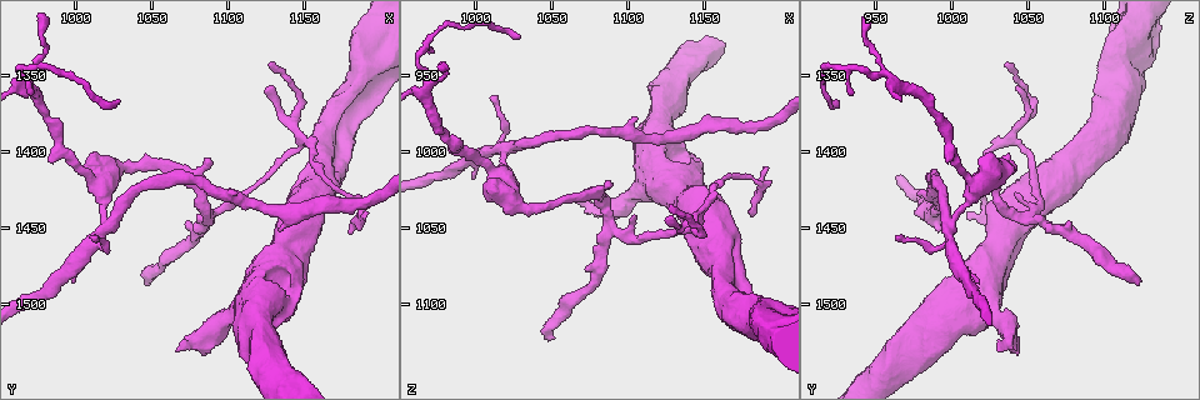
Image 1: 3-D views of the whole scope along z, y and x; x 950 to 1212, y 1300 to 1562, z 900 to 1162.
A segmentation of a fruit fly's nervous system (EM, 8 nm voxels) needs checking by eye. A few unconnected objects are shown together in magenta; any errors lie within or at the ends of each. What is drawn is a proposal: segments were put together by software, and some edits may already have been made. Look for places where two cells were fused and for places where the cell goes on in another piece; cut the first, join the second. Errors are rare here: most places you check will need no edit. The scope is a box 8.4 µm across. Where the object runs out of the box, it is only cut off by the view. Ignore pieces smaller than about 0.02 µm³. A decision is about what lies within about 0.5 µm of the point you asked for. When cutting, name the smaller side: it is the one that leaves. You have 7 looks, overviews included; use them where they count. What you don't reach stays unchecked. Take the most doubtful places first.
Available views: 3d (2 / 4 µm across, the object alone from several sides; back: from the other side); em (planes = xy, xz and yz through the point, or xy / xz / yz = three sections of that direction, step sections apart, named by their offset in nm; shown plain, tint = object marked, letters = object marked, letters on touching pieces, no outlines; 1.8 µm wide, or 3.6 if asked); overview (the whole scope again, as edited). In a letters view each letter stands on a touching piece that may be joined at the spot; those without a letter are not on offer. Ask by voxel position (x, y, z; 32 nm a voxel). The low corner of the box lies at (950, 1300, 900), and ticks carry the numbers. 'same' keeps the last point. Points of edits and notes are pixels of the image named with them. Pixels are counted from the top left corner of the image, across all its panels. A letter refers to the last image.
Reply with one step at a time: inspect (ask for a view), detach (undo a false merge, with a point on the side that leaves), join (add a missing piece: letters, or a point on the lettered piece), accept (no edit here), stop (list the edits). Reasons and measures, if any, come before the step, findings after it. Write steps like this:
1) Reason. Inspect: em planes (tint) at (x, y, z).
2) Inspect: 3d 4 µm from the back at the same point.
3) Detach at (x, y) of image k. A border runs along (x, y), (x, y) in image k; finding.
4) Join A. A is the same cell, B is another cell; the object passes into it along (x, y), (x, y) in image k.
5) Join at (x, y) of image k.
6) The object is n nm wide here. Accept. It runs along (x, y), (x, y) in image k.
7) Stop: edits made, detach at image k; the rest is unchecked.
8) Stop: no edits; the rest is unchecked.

An open end. Inspect: 3d 2 µm at (1046, 1486, 1124).

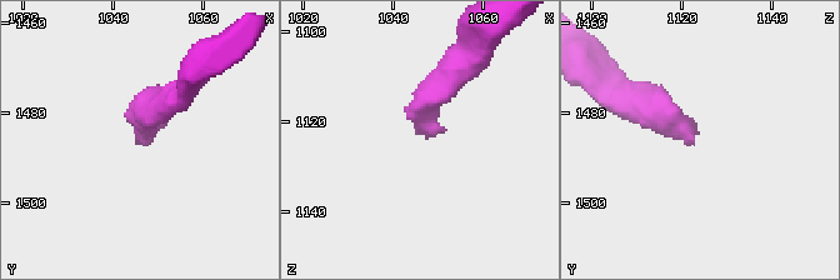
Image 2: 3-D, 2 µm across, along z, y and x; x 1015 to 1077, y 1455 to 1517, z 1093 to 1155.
Now the EM. Inspect: em planes (letters) at (1045, 1487, 1123).

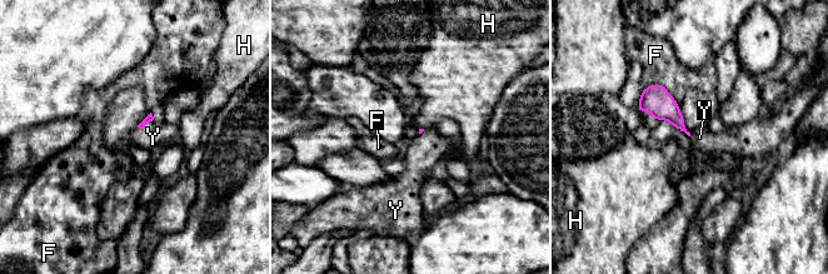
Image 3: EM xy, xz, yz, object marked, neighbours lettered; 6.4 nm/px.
The longest contact is with Y, 120 nm. Join at (153, 136) of image 3. Y is the same cell, F and H are other cells; the cell continues.

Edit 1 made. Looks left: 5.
Branch point. Inspect: 3d 4 µm at (1018, 1422, 1018).

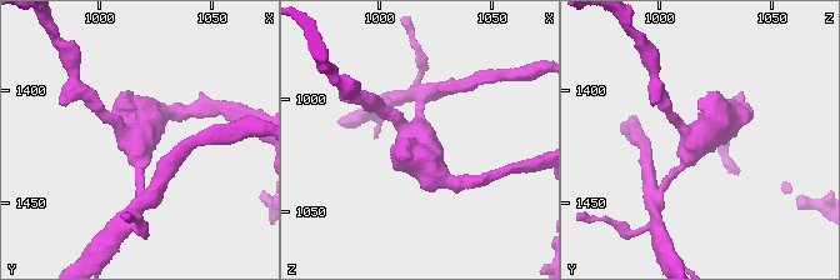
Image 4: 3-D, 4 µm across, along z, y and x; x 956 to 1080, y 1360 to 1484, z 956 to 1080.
3 arms meet here. Inspect: em planes (tint) at (1019, 1423, 1017).

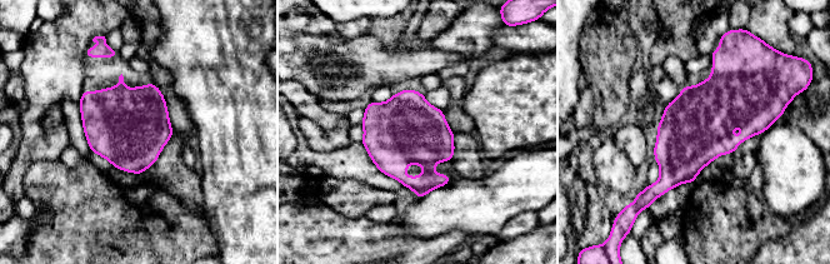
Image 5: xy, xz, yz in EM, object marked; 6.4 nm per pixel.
Inspect: em planes (letters) at the same point.

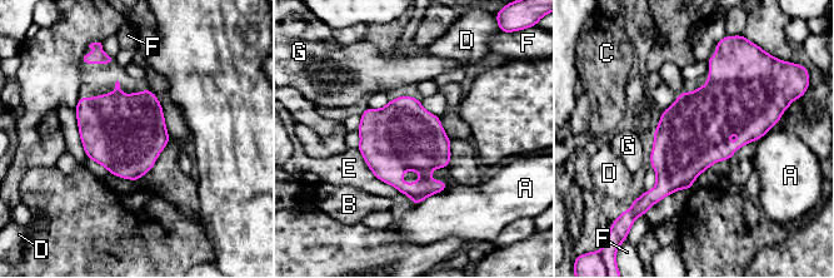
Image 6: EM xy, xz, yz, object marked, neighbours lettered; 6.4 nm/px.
The object is 440 nm wide here. Accept. A, B, C, D, E, F and G are other cells; a border runs along (356, 148), (368, 168), (399, 192) in image 6; continuous, no second cell.

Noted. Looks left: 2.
Abrupt turn. Inspect: em planes (letters) at (1188, 1432, 1022).

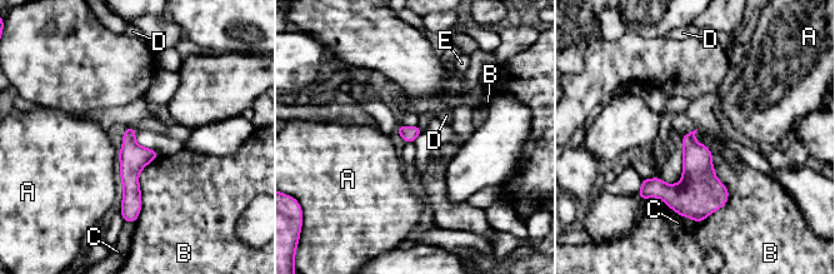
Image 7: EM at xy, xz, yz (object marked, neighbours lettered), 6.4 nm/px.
Accept. A, B, C, D and E are other cells; a border runs along (711, 154), (728, 200), (698, 223) in image 7; continuous, no second cell.

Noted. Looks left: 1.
Stop: edits made, join at image 3; the rest is unchecked.

